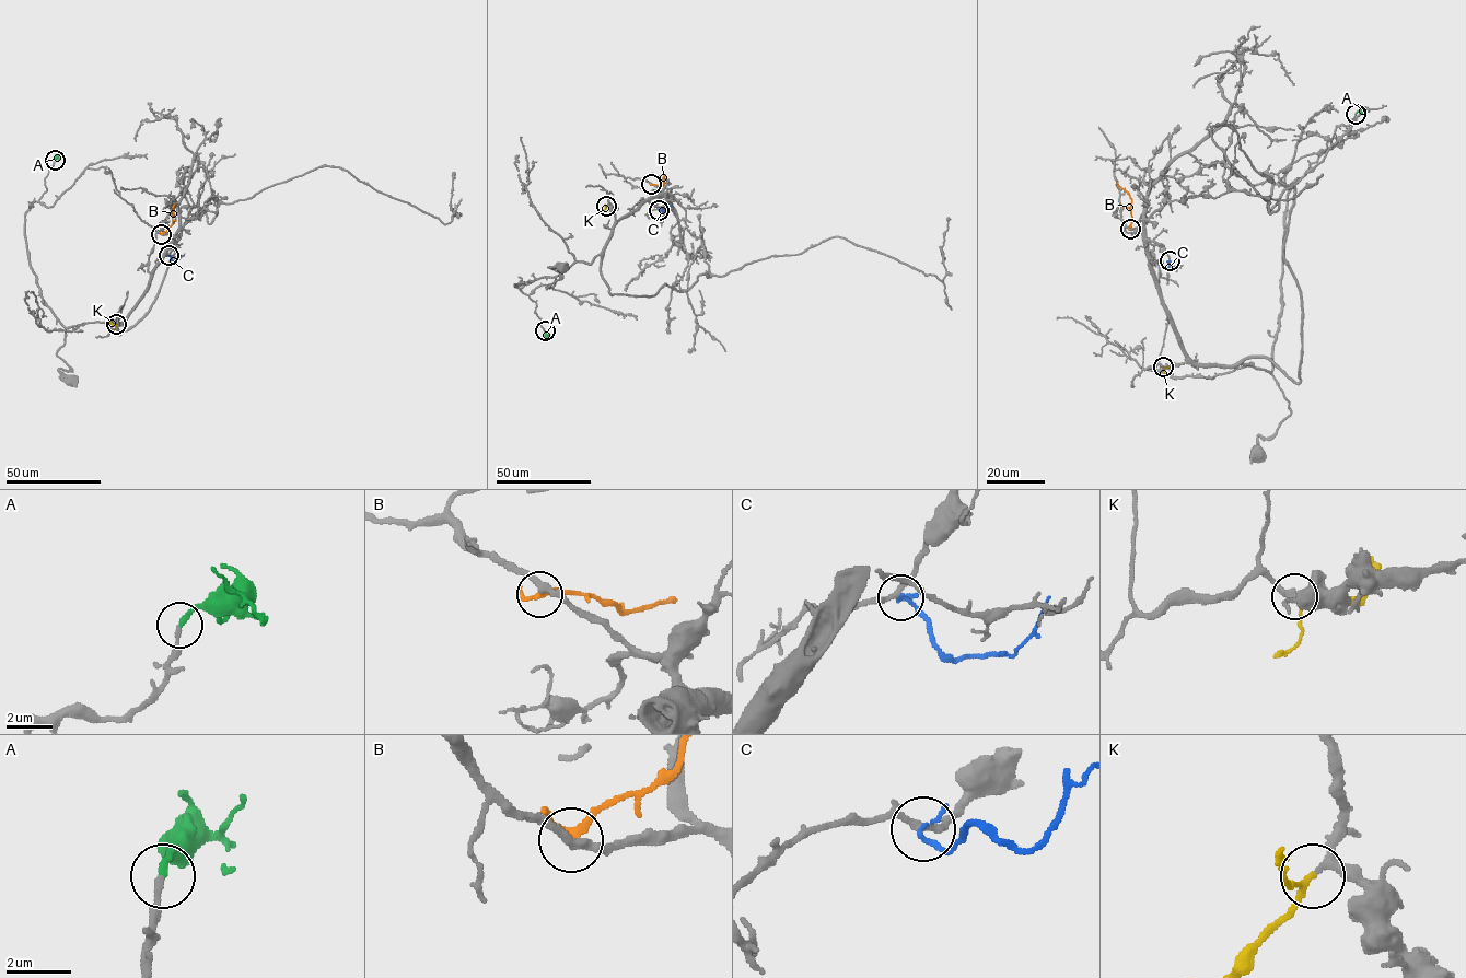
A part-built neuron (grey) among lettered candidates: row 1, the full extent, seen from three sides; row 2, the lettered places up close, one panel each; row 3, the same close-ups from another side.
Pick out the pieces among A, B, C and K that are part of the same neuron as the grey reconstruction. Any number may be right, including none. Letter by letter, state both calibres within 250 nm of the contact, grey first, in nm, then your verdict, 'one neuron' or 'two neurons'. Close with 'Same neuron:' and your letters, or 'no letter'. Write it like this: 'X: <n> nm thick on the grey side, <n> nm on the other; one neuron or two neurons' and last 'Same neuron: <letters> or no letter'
A: 190 nm thick on the grey side, 220 nm on the other; one neuron
B: 280 nm thick on the grey side, 200 nm on the other; two neurons
C: 200 nm thick on the grey side, 180 nm on the other; two neurons
K: 240 nm thick on the grey side, 160 nm on the other; one neuron
Same neuron: A, K

